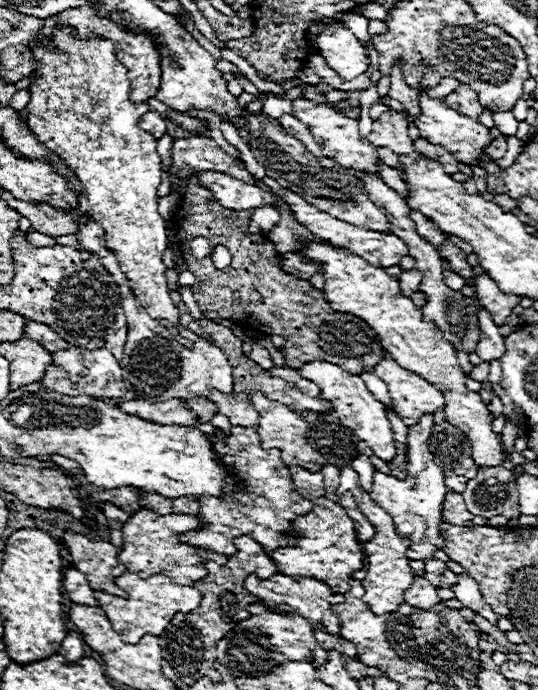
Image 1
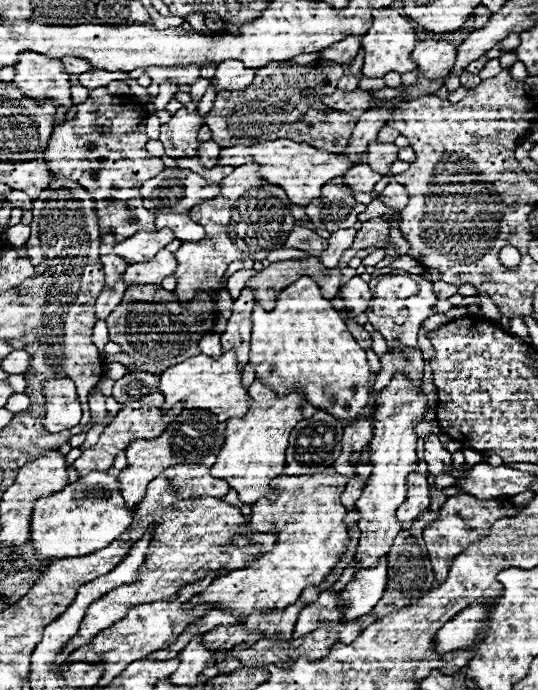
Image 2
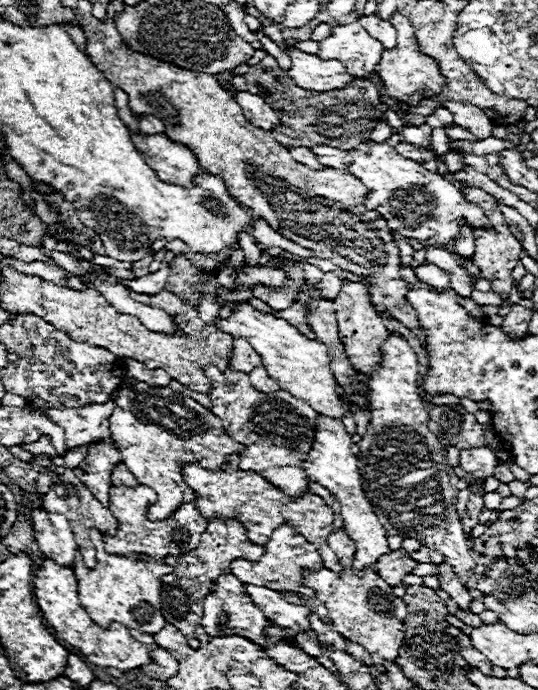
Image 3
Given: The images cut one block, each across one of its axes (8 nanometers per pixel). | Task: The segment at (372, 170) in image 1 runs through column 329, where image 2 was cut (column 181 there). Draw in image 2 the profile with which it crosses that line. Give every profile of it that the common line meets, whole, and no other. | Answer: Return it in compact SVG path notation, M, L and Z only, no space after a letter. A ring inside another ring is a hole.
M184 106L170 118L168 124L160 126L160 142L170 158L190 158L198 150L200 142L196 134L202 126L202 116L198 110L188 112Z

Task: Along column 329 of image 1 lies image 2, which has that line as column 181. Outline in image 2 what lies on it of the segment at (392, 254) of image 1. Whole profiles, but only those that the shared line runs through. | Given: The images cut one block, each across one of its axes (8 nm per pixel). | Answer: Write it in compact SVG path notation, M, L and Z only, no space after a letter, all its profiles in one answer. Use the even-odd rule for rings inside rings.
M158 214L156 216L156 230L160 228L170 228L180 242L196 242L204 236L204 228L196 224L188 214Z

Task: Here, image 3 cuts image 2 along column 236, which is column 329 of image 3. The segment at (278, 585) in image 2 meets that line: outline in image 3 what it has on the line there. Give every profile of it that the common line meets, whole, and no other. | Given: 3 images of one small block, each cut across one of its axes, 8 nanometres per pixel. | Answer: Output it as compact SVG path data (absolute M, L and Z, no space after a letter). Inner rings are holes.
M328 568L320 570L302 570L304 584L316 590L316 598L328 608L330 624L338 634L348 638L354 644L360 644L370 654L378 654L376 660L394 662L396 652L404 642L404 618L408 616L406 604L402 598L392 594L392 588L374 572L372 568L364 568L360 572L344 570L336 574Z

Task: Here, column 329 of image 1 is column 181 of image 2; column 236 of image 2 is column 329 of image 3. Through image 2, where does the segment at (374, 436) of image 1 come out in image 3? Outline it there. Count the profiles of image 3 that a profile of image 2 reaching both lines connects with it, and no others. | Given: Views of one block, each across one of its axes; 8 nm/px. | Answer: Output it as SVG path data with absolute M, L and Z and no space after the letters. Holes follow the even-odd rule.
M240 302L240 308L232 308L232 314L228 318L216 318L216 328L228 332L234 338L244 338L260 352L262 364L268 370L268 376L272 376L282 390L290 392L292 396L306 400L318 414L324 416L344 416L350 410L350 402L342 404L340 396L336 394L336 380L330 370L328 360L328 348L316 340L306 338L300 334L294 326L290 326L286 320L264 314L250 306L248 302Z

